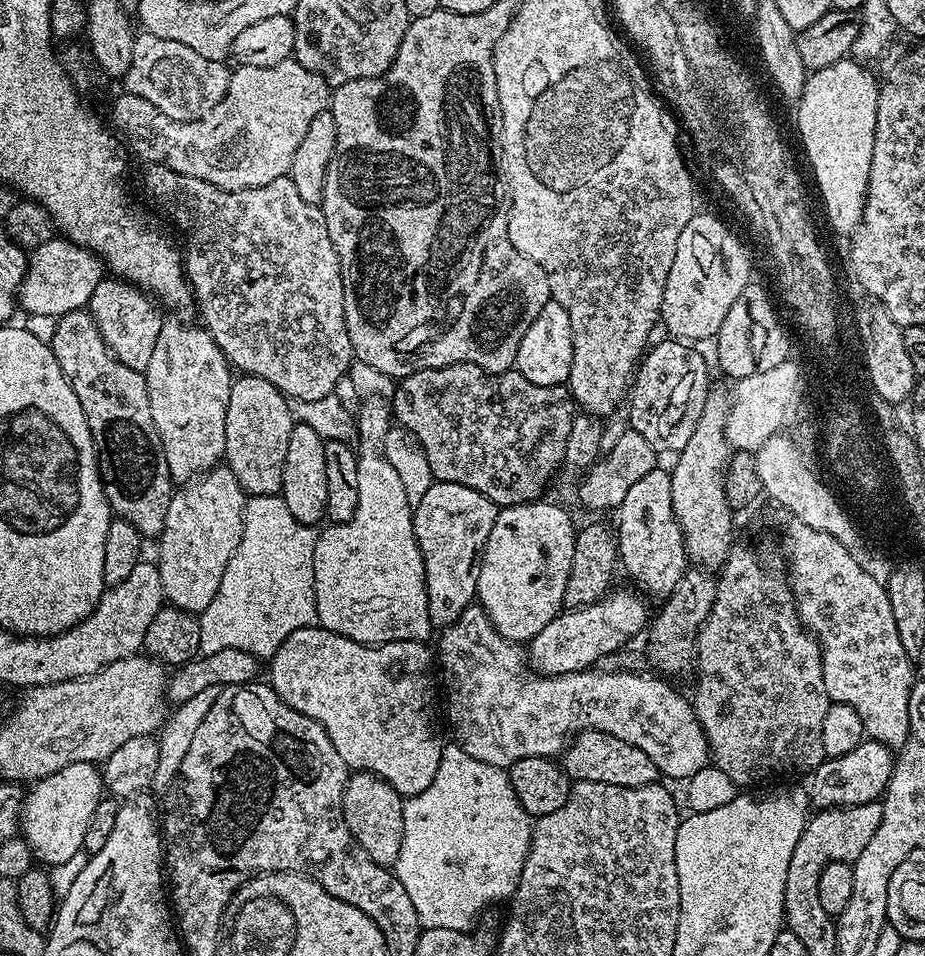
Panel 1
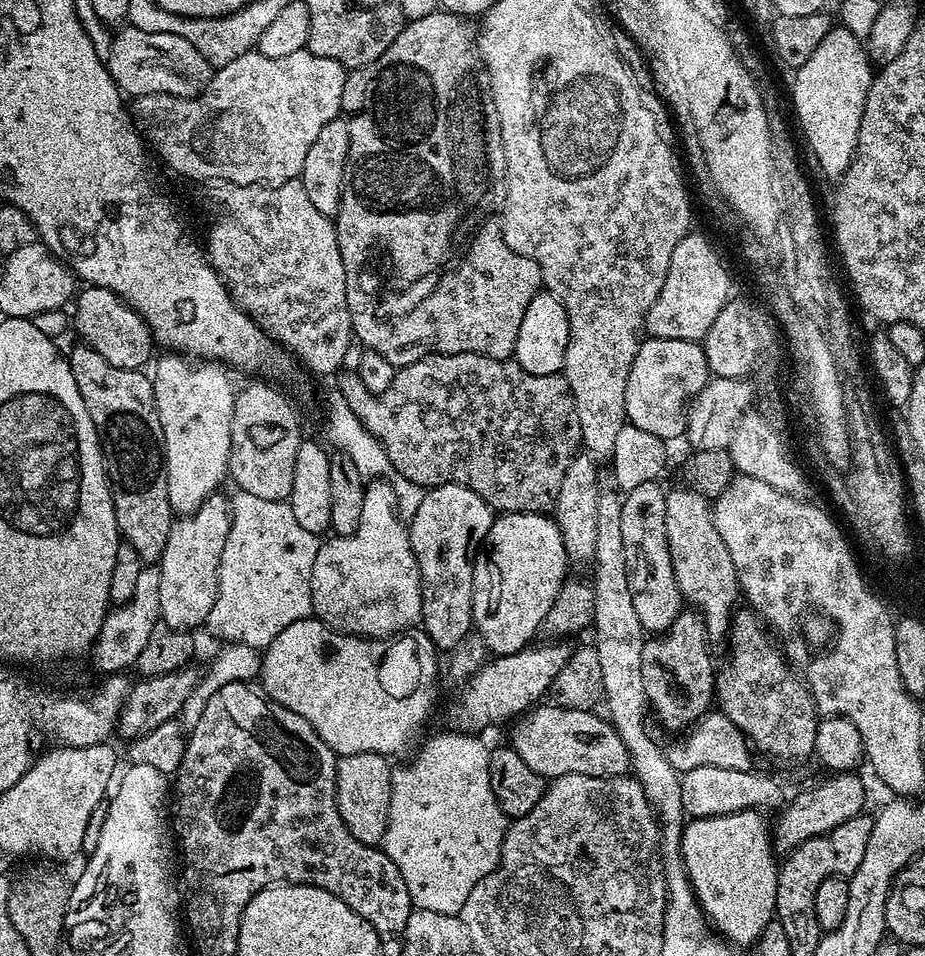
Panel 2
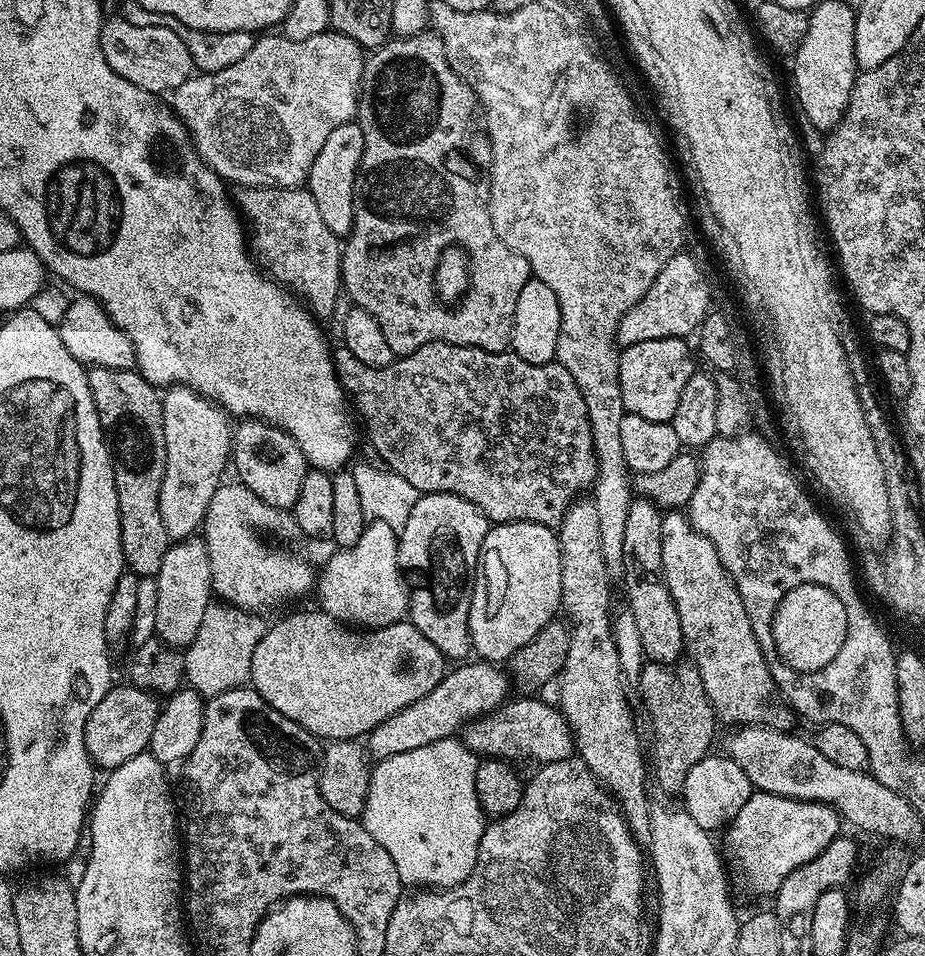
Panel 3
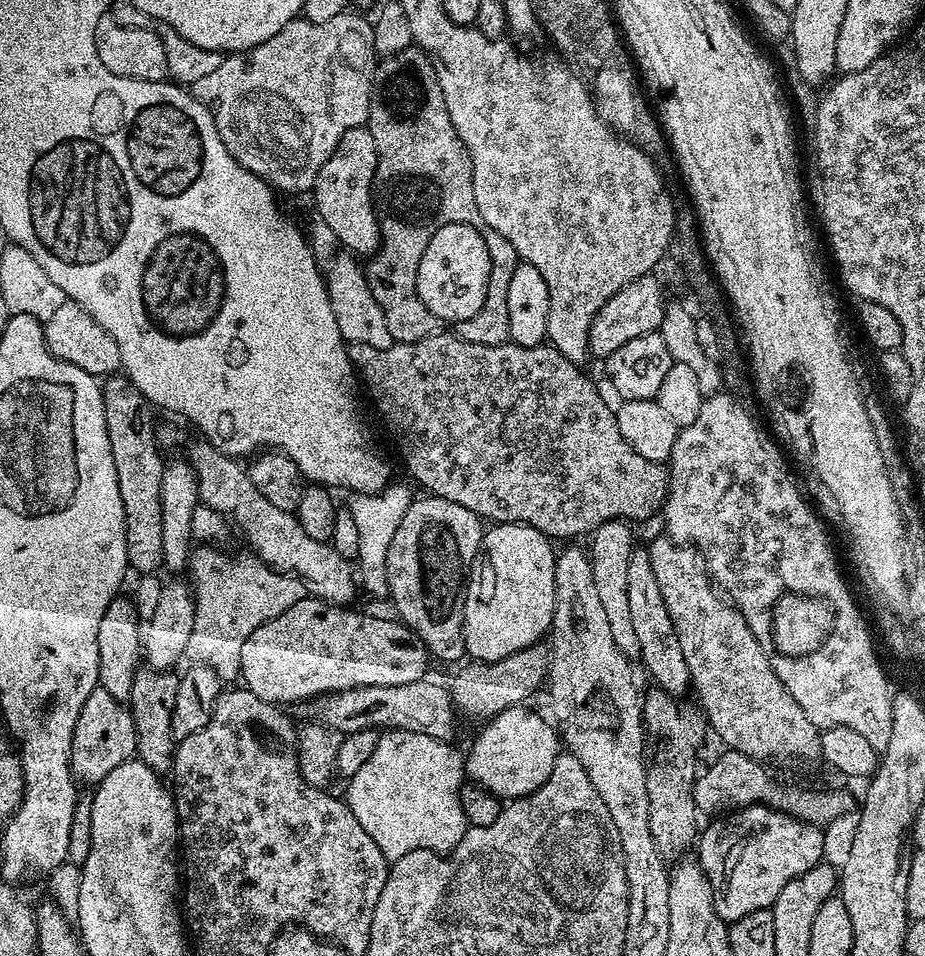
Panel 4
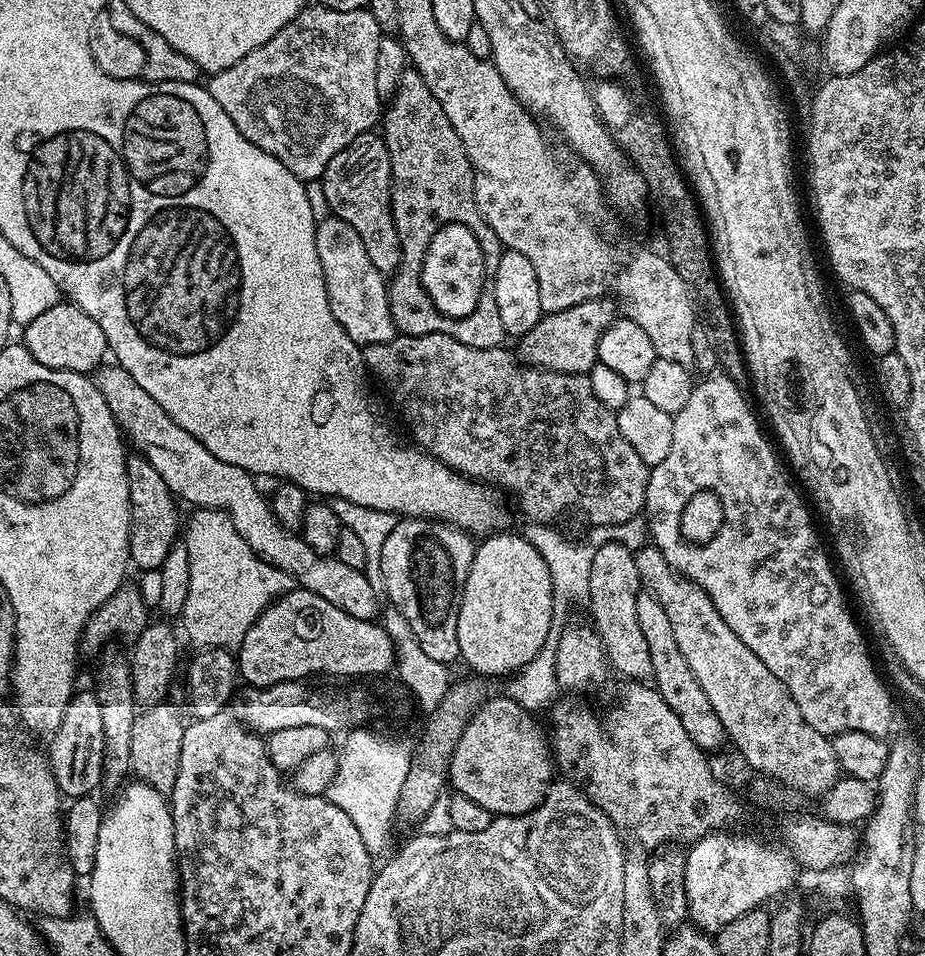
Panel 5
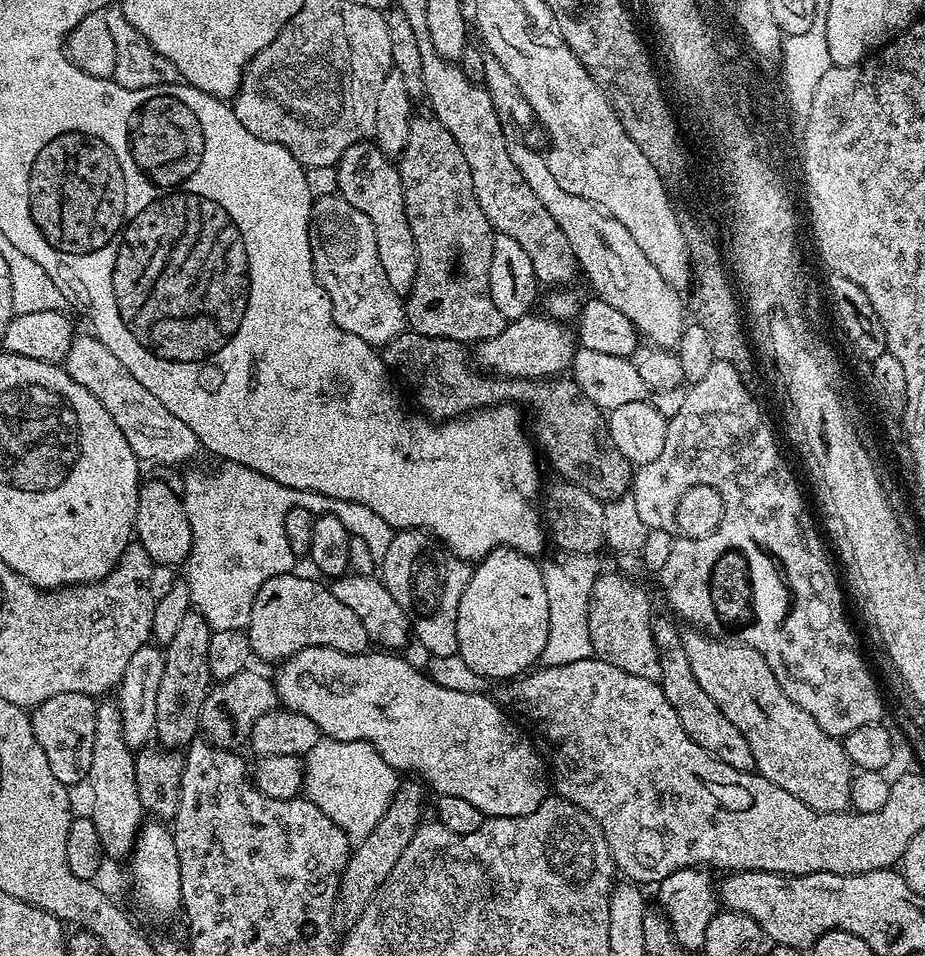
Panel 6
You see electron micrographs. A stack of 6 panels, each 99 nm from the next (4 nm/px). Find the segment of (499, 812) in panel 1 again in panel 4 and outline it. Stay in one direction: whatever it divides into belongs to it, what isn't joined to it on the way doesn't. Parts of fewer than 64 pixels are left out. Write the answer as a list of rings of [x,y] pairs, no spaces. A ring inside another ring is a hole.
[[[388,730],[377,739],[374,754],[362,762],[362,770],[347,781],[348,808],[354,818],[362,822],[362,830],[374,838],[374,846],[382,850],[389,862],[395,862],[419,848],[447,854],[468,831],[470,825],[462,814],[460,801],[460,789],[466,783],[466,760],[462,752],[452,746],[451,743],[430,738],[430,734]]]

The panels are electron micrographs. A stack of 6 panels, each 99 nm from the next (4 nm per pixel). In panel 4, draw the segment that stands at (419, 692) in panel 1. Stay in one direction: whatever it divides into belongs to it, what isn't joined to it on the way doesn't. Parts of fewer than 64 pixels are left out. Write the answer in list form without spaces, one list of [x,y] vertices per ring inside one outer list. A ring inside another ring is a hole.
[[[305,598],[302,602],[294,602],[294,606],[290,606],[290,610],[286,610],[282,614],[278,614],[278,618],[258,626],[258,630],[254,630],[254,634],[250,634],[250,638],[246,638],[246,643],[242,646],[242,666],[240,667],[239,679],[242,681],[243,687],[253,692],[258,698],[262,698],[262,702],[277,706],[288,706],[284,704],[298,703],[297,705],[299,705],[301,702],[314,700],[317,696],[324,696],[327,692],[341,692],[362,686],[406,686],[410,682],[423,680],[429,675],[428,663],[430,663],[430,657],[428,650],[424,647],[424,643],[408,629],[407,624],[396,618],[387,620],[384,616],[367,616],[364,612],[351,612],[352,610],[348,606],[327,604],[325,600]]]

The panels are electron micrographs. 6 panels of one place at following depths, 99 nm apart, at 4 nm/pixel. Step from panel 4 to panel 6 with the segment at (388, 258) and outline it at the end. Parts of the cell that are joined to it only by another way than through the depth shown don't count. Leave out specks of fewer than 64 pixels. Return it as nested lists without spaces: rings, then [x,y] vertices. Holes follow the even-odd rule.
[[[431,114],[413,115],[410,132],[406,138],[406,146],[398,157],[398,167],[402,178],[402,198],[406,202],[406,222],[410,222],[410,234],[414,234],[414,246],[418,250],[418,274],[414,274],[414,286],[406,297],[407,327],[418,334],[459,340],[465,346],[472,346],[486,338],[494,338],[497,334],[502,334],[506,321],[502,314],[498,314],[498,306],[494,306],[494,298],[490,298],[490,274],[488,273],[490,254],[494,248],[494,229],[486,218],[486,214],[482,214],[482,206],[478,206],[474,194],[474,178],[470,178],[470,166],[466,166],[466,157],[462,155],[462,149],[458,147],[458,142],[454,142],[454,134],[450,134],[450,130],[446,130],[446,126],[442,126],[442,122],[438,122],[436,117]]]

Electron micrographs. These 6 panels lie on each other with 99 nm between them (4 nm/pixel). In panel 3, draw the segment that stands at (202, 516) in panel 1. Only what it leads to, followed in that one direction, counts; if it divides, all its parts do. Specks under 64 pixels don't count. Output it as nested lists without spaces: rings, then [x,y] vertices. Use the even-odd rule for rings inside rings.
[[[203,539],[175,541],[166,550],[166,558],[162,558],[162,570],[158,570],[154,579],[158,586],[156,636],[170,647],[183,650],[190,642],[194,642],[194,634],[198,634],[198,626],[202,626],[202,618],[214,600],[210,558],[206,554]]]

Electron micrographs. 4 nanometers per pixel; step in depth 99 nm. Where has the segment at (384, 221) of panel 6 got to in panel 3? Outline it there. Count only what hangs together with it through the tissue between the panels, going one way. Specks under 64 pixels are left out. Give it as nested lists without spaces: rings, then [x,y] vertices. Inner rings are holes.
[[[359,123],[343,124],[326,138],[322,150],[318,150],[318,158],[314,158],[314,166],[310,166],[306,185],[308,193],[318,205],[326,226],[330,226],[332,233],[341,238],[347,237],[354,222],[354,182],[362,162],[363,149],[364,139]]]

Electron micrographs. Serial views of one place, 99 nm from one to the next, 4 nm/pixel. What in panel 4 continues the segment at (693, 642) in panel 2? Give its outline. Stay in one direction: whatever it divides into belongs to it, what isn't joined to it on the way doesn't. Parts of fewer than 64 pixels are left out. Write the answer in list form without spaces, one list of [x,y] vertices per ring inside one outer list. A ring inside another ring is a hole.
[[[655,686],[649,687],[649,692],[645,691],[642,696],[642,723],[646,729],[647,735],[656,739],[656,749],[651,749],[650,759],[646,764],[646,794],[650,798],[650,834],[654,834],[654,846],[658,848],[658,854],[662,856],[666,862],[676,862],[681,858],[689,855],[688,847],[695,845],[698,840],[698,827],[696,828],[696,816],[698,816],[698,809],[695,804],[695,798],[693,794],[693,788],[696,784],[698,767],[696,768],[696,755],[700,752],[700,747],[704,744],[704,739],[710,736],[710,729],[708,727],[708,721],[705,720],[703,711],[699,707],[693,706],[692,709],[688,709],[686,705],[680,704],[681,702],[677,697],[666,694],[662,689]]]

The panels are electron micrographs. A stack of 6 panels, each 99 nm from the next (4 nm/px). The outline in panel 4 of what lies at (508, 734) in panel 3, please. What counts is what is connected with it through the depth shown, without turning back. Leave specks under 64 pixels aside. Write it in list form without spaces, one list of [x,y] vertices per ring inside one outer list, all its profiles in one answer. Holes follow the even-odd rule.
[[[432,678],[410,682],[406,686],[362,686],[341,692],[327,692],[324,696],[307,701],[304,712],[313,721],[341,734],[362,730],[395,730],[398,732],[421,732],[430,738],[451,741],[456,728],[458,713],[452,707],[452,694],[447,687],[435,684]]]

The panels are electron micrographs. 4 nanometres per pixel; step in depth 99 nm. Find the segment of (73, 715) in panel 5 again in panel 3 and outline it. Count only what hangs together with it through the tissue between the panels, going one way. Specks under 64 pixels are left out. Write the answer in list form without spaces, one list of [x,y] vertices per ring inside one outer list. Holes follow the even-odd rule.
[[[131,682],[117,683],[94,706],[90,718],[84,727],[86,750],[97,769],[111,770],[130,762],[138,754],[149,751],[150,734],[154,734],[154,722],[158,722],[161,701],[144,688],[137,688]]]

